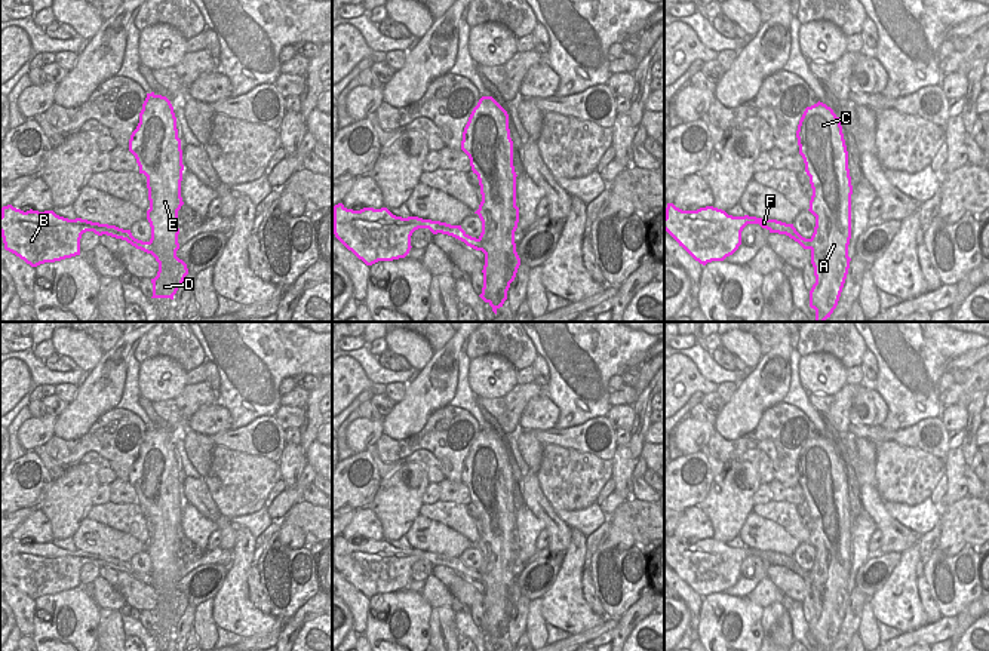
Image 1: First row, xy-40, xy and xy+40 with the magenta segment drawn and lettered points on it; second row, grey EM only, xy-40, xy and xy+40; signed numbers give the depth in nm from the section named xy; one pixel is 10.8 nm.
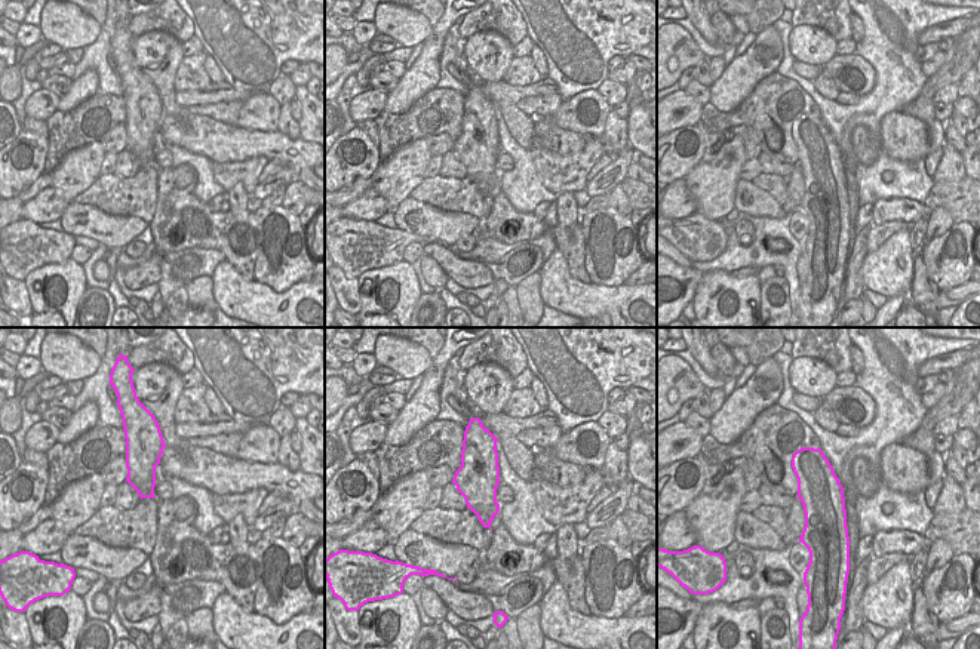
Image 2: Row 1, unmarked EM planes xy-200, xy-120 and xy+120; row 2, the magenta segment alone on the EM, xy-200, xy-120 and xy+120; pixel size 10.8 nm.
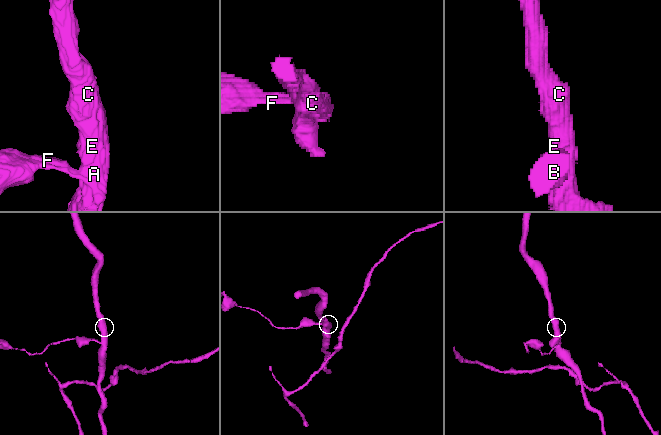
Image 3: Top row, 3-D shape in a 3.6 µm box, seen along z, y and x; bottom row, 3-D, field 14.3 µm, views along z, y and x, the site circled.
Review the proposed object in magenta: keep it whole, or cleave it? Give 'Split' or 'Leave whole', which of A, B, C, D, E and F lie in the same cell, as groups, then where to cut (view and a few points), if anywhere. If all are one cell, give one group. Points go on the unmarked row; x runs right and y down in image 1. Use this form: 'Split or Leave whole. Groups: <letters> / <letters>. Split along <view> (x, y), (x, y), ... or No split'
Split. Groups: A C D E / B F. Split along xy-40 (150, 573), (154, 589)

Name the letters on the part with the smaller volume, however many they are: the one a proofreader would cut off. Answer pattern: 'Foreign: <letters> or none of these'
Foreign: B, F

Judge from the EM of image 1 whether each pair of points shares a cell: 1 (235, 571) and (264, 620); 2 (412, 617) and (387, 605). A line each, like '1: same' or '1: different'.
1: same
2: same

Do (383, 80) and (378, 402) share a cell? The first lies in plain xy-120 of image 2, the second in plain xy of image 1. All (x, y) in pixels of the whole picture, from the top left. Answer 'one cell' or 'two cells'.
one cell

